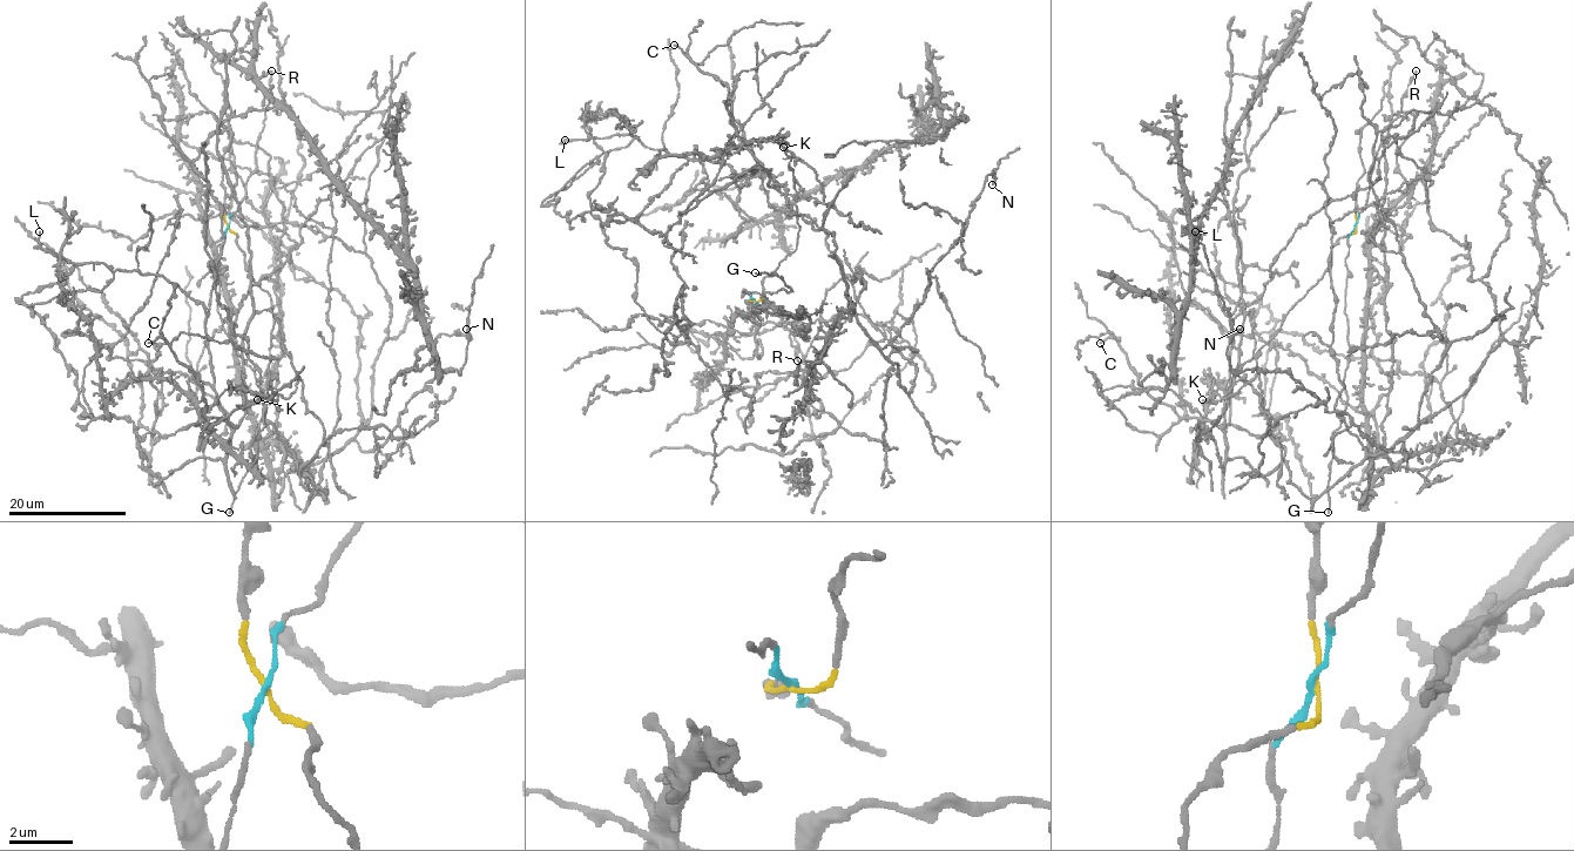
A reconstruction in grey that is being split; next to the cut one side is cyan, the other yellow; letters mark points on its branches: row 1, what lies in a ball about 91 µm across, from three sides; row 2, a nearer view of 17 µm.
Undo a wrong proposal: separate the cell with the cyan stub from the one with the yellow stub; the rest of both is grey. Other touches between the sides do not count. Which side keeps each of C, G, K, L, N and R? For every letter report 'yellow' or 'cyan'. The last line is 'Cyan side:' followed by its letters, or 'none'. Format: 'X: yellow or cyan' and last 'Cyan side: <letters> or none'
C: yellow
G: cyan
K: yellow
L: yellow
N: yellow
R: cyan
Cyan side: G, R

